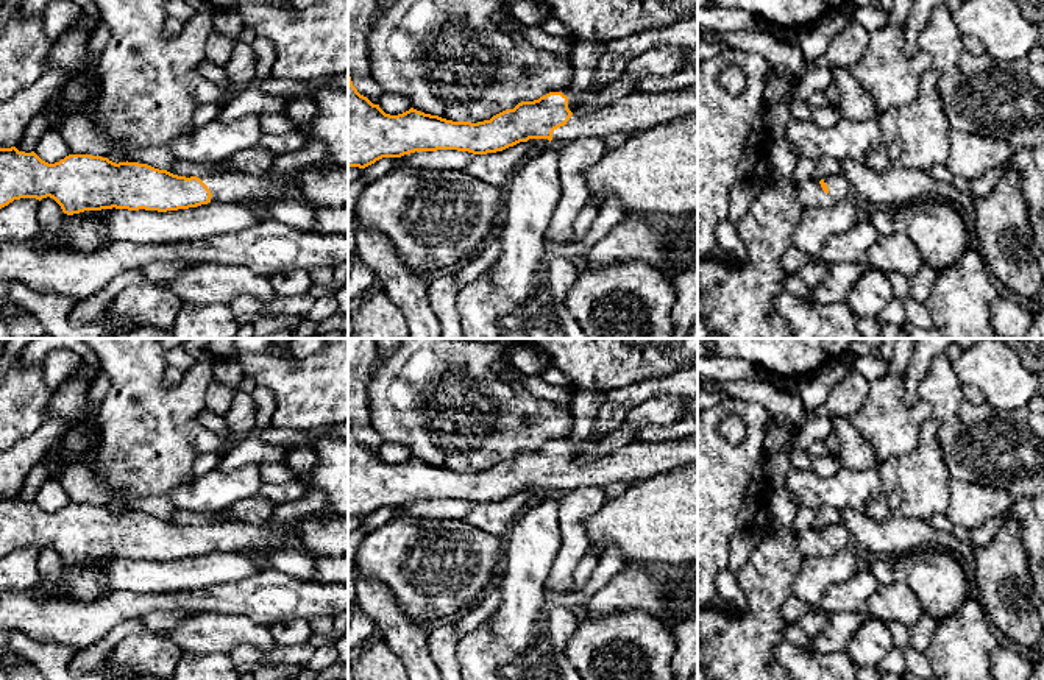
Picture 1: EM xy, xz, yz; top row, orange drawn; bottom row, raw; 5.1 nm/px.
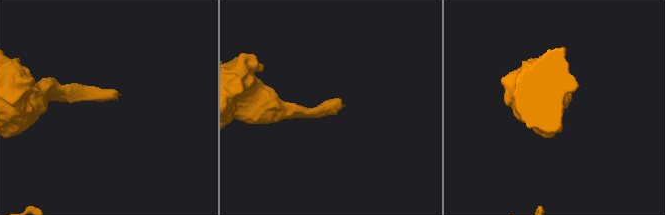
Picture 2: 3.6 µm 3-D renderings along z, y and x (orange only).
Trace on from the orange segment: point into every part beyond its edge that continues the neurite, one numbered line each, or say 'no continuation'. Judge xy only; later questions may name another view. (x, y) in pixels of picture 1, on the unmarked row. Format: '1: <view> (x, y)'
1: xy (228, 537)

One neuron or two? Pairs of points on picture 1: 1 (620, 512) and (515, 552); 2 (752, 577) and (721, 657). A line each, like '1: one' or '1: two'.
1: two
2: one

